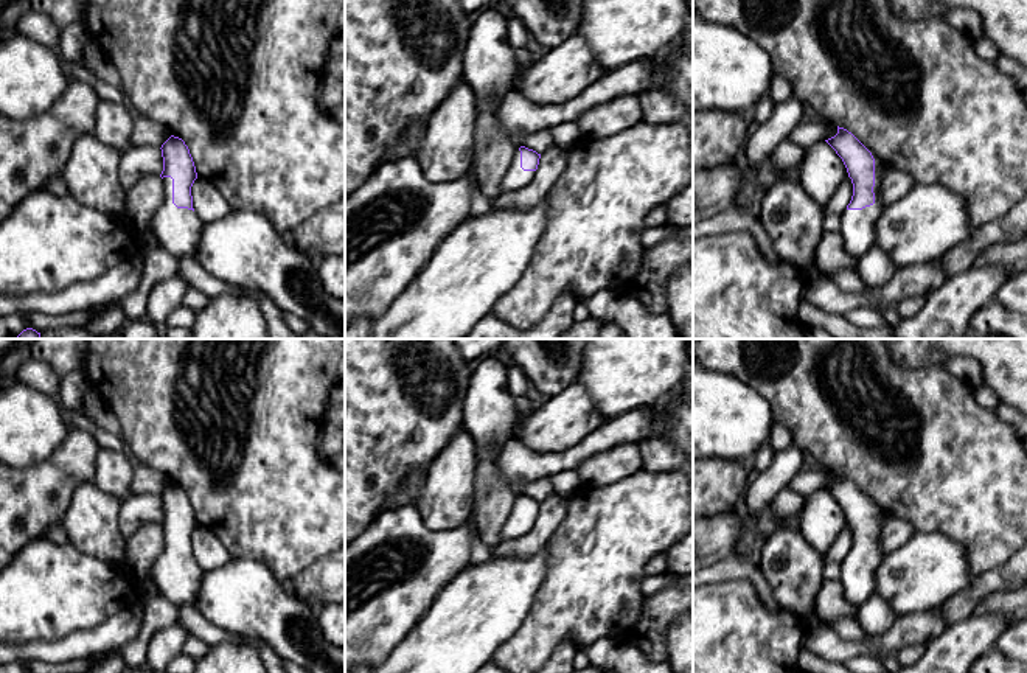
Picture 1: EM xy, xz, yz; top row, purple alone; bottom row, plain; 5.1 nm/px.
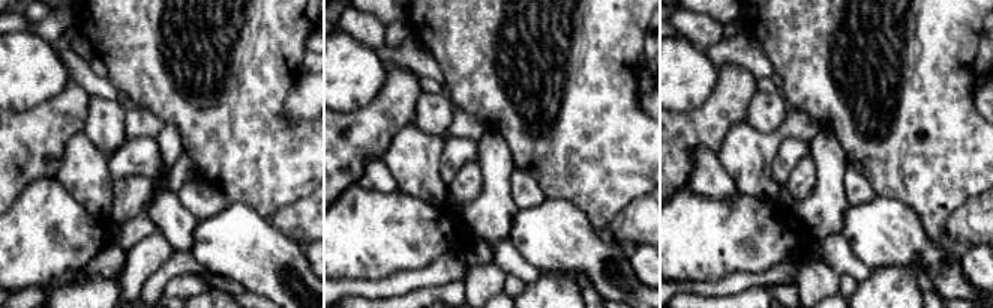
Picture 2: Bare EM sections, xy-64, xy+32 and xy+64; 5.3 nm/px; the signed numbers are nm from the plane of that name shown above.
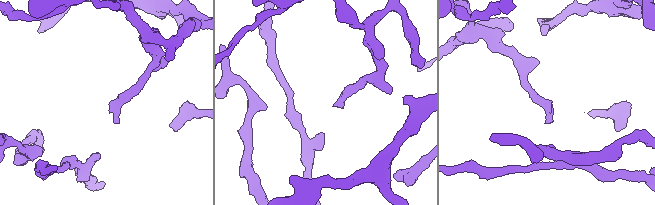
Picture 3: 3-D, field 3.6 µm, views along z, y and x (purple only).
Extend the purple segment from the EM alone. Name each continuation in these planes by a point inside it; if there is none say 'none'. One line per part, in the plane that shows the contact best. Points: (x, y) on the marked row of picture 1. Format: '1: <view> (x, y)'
1: yz (858, 227)

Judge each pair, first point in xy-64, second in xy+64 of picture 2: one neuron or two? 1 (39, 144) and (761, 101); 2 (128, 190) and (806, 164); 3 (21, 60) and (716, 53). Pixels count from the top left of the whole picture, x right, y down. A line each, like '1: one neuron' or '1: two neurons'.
1: two neurons
2: one neuron
3: two neurons

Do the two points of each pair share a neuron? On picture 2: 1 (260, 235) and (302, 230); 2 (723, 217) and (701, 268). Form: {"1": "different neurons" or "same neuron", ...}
{"1": "different neurons", "2": "same neuron"}

